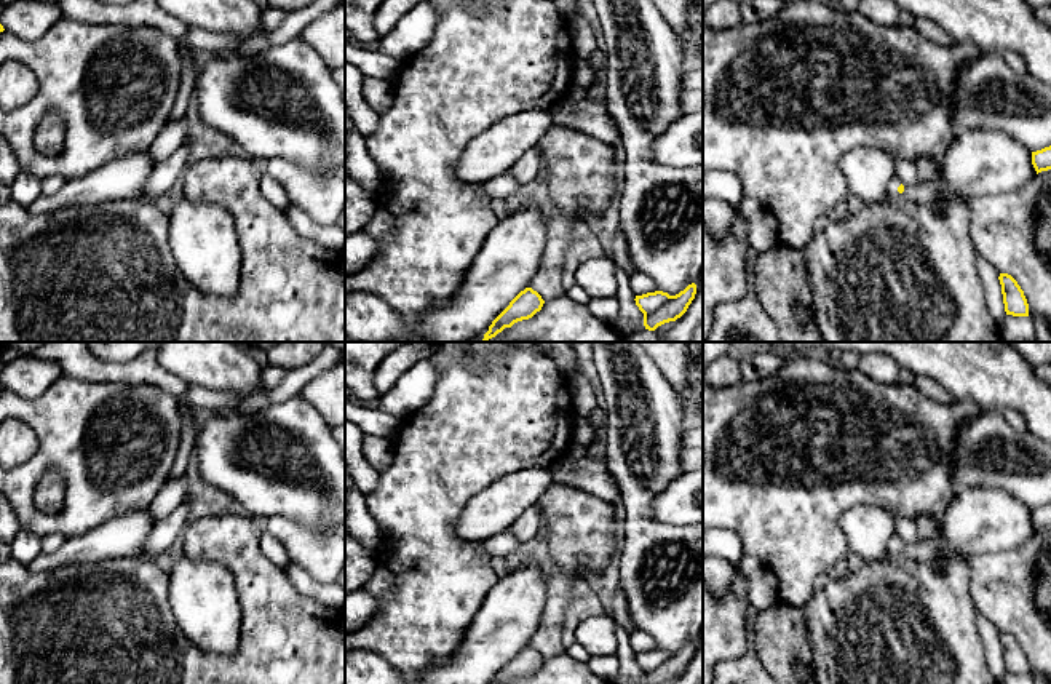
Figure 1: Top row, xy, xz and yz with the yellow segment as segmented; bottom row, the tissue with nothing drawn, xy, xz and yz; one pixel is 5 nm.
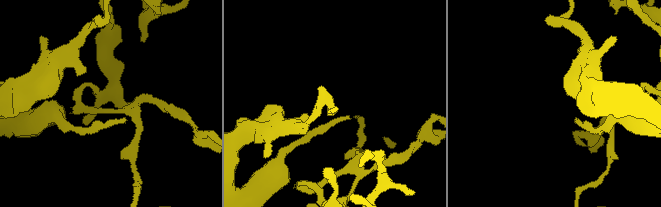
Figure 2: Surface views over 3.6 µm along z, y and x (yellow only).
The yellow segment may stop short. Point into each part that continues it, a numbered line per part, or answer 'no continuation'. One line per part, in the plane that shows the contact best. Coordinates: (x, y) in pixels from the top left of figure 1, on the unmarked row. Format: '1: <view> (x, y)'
1: yz (892, 550)

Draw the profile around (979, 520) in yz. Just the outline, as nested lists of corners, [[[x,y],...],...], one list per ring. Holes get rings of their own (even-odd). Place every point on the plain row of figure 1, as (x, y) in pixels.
[[[960,487],[942,518],[942,539],[933,561],[965,561],[1008,551],[1037,534],[1032,510],[1003,489]]]

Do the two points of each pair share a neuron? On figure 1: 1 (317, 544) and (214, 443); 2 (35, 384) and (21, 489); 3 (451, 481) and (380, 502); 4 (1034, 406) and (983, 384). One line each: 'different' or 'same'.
1: different
2: different
3: same
4: same

